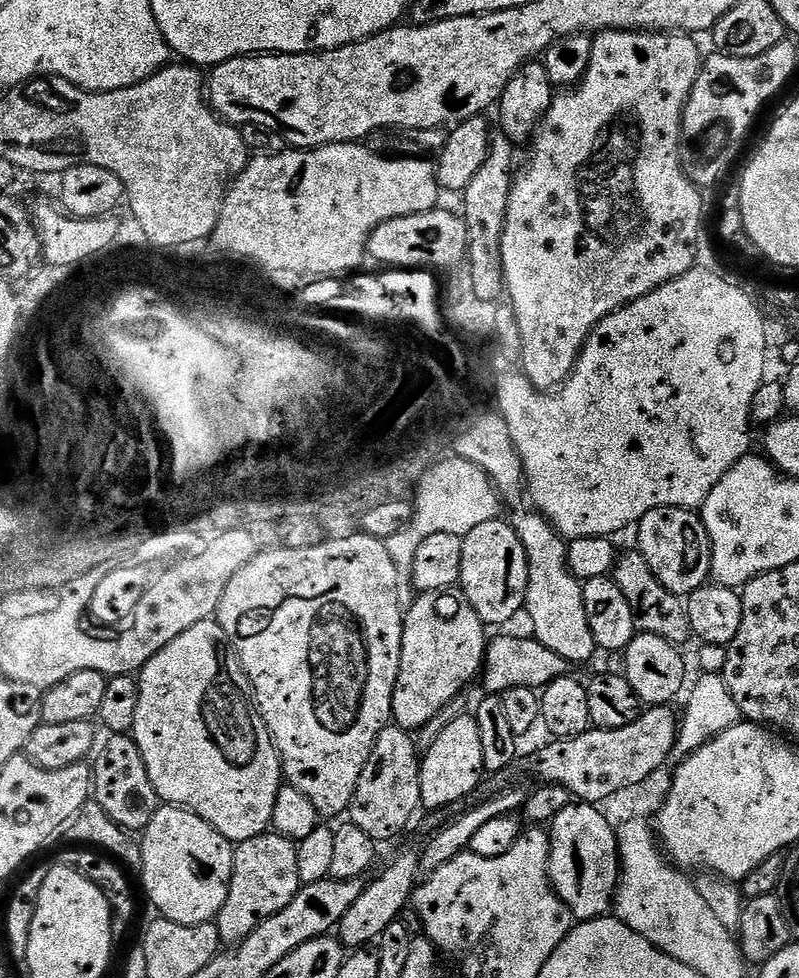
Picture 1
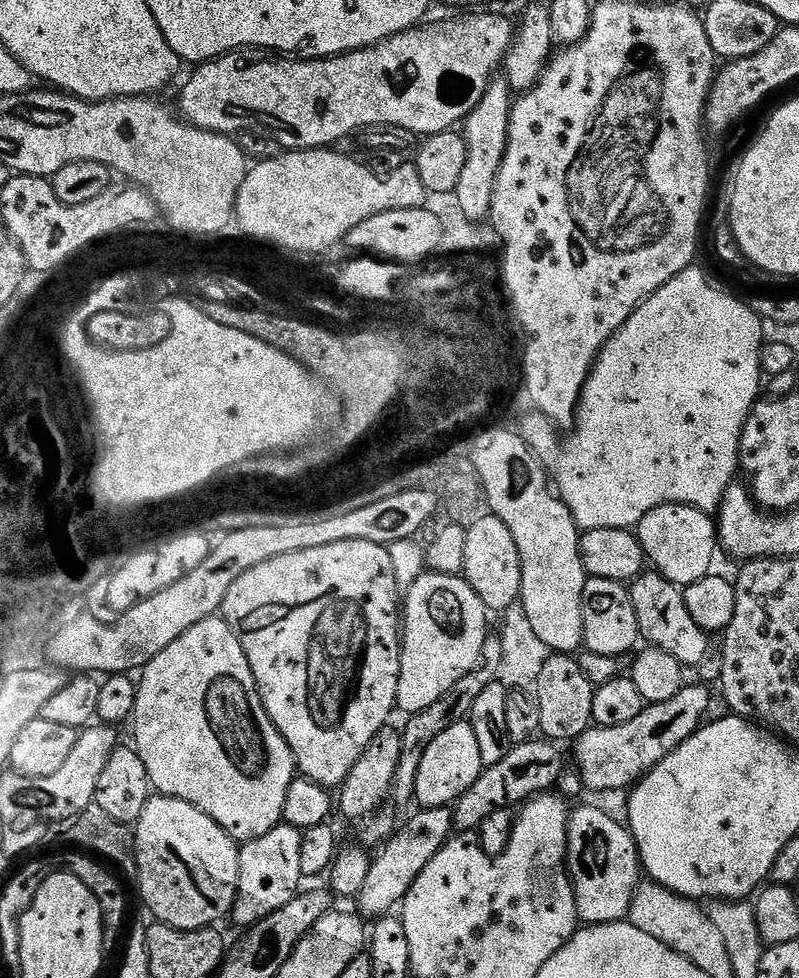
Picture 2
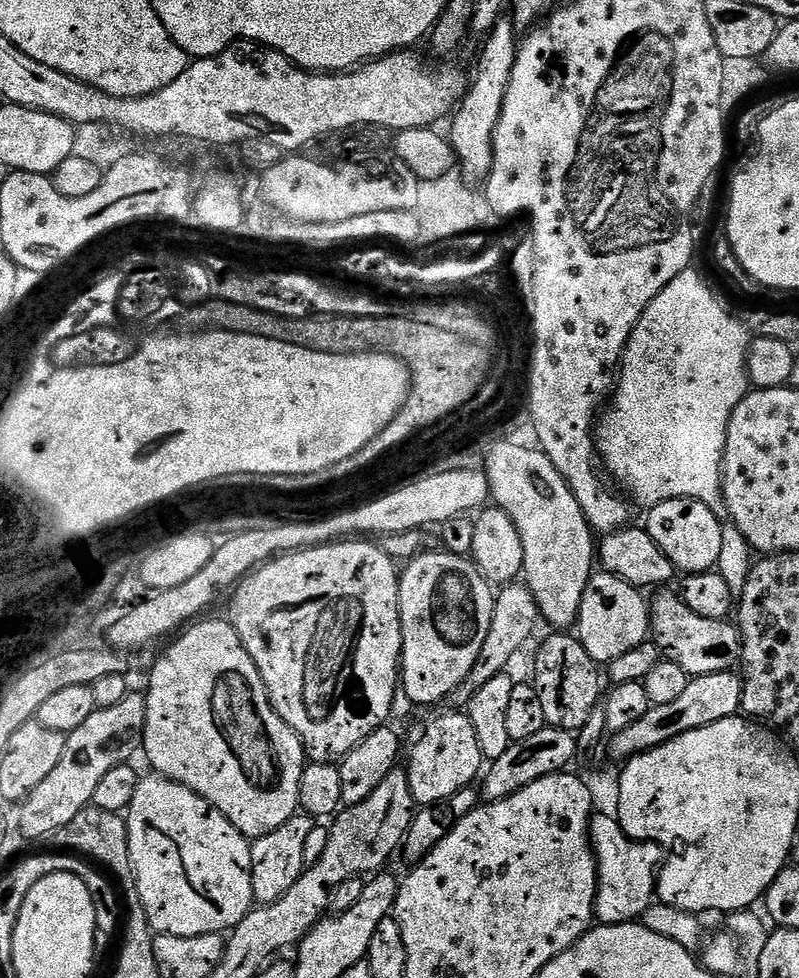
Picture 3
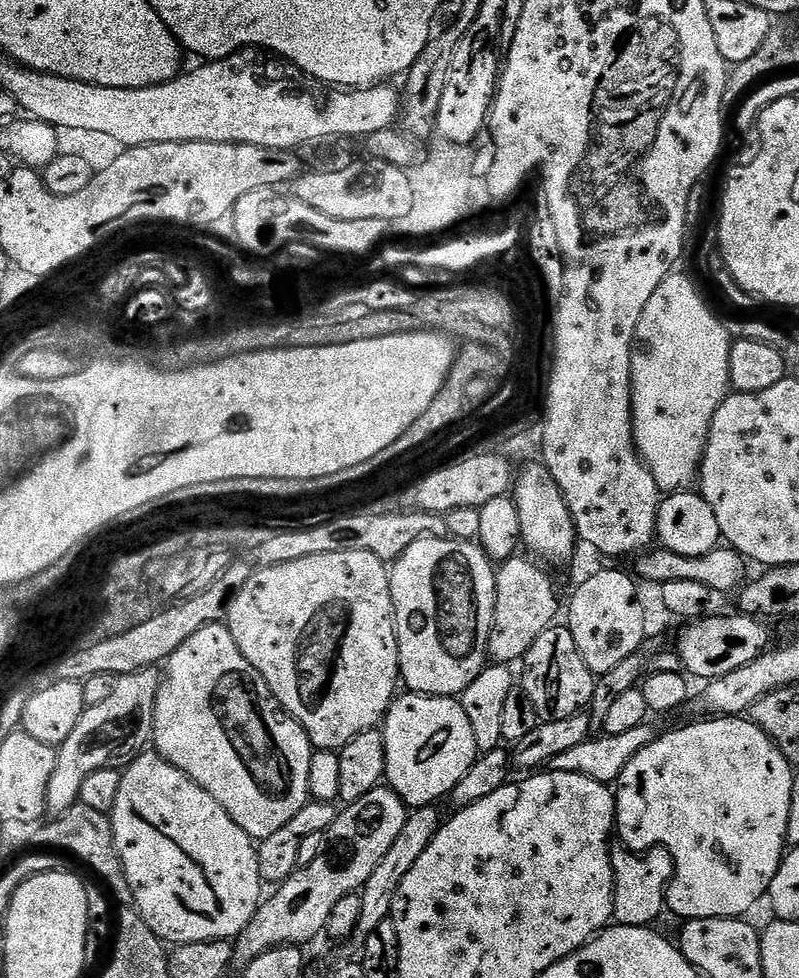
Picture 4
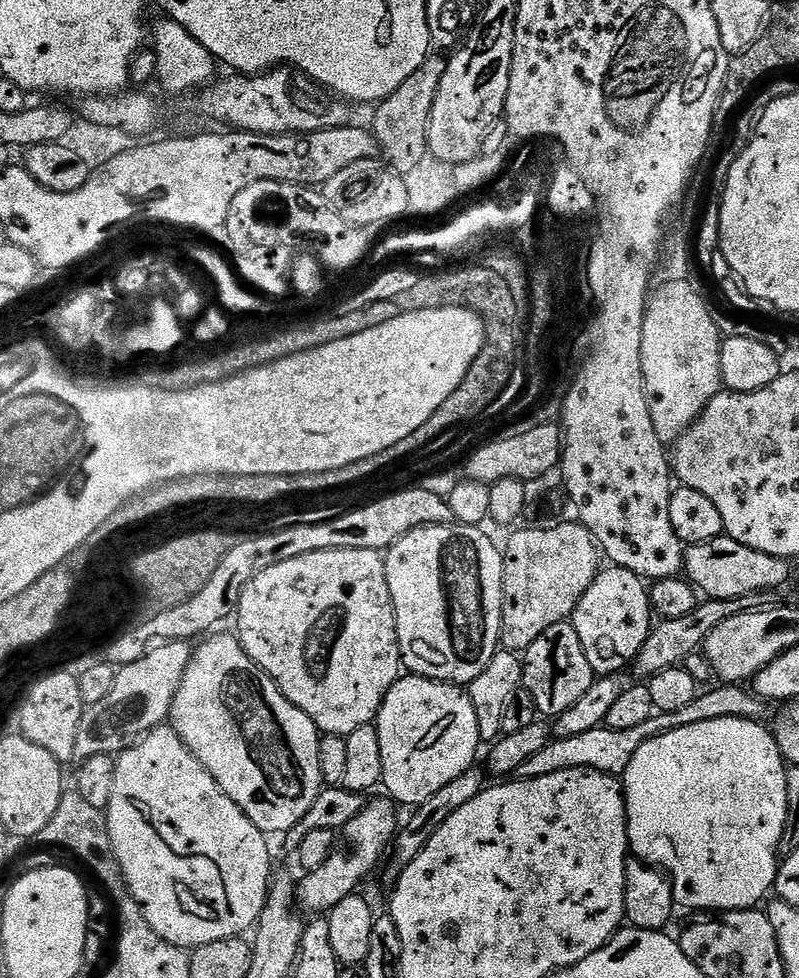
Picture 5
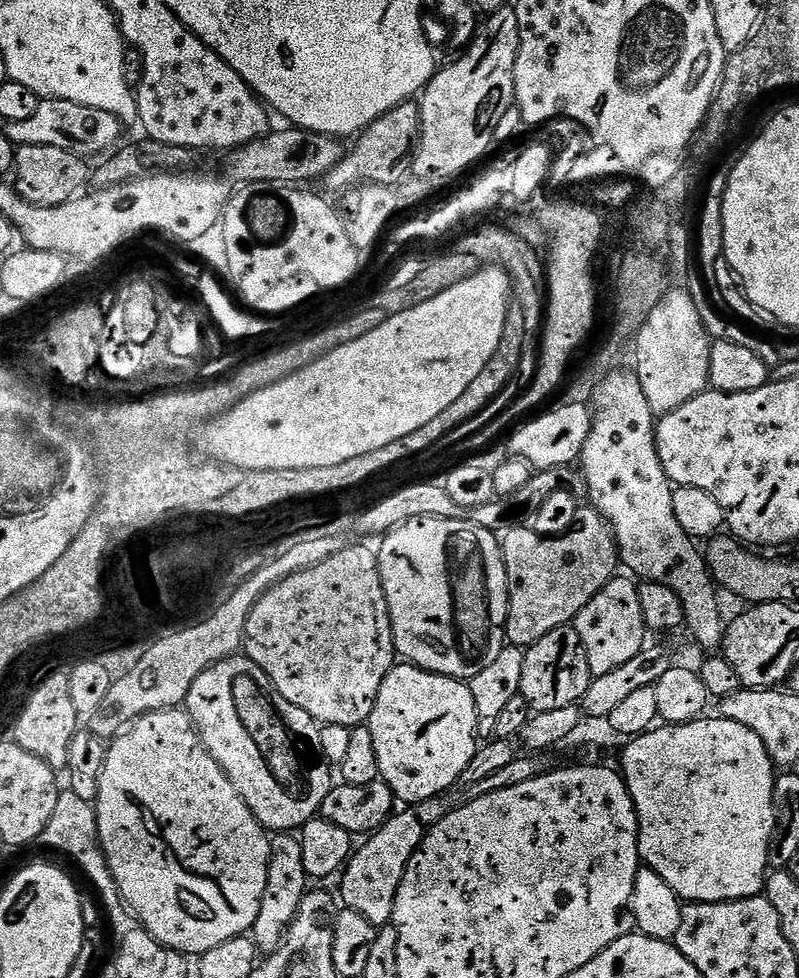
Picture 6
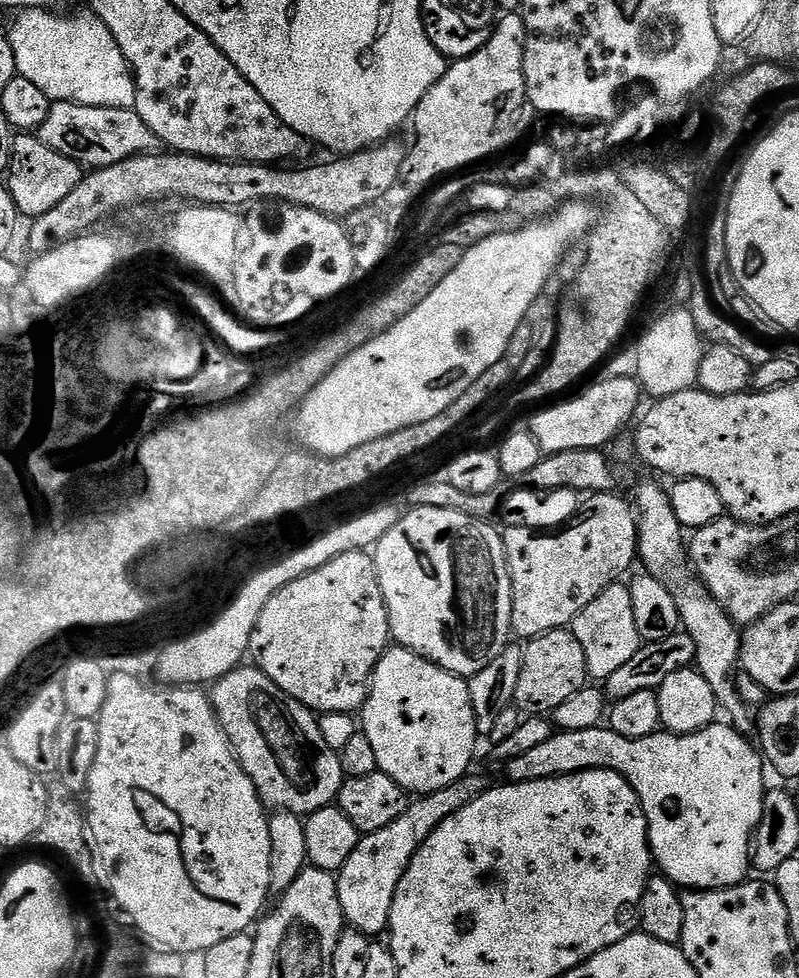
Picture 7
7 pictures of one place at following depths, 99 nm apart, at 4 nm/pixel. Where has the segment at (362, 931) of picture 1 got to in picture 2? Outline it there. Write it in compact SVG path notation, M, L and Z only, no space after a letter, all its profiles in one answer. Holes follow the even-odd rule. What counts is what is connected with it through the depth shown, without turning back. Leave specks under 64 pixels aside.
M451 807L420 808L417 813L417 816L410 817L405 824L403 821L377 851L381 852L375 853L370 874L366 877L366 886L362 886L358 897L358 912L361 917L379 918L403 905L404 896L410 886L414 886L418 874L426 870L430 858L434 858L434 854L438 854L438 850L442 850L453 835L454 812Z

